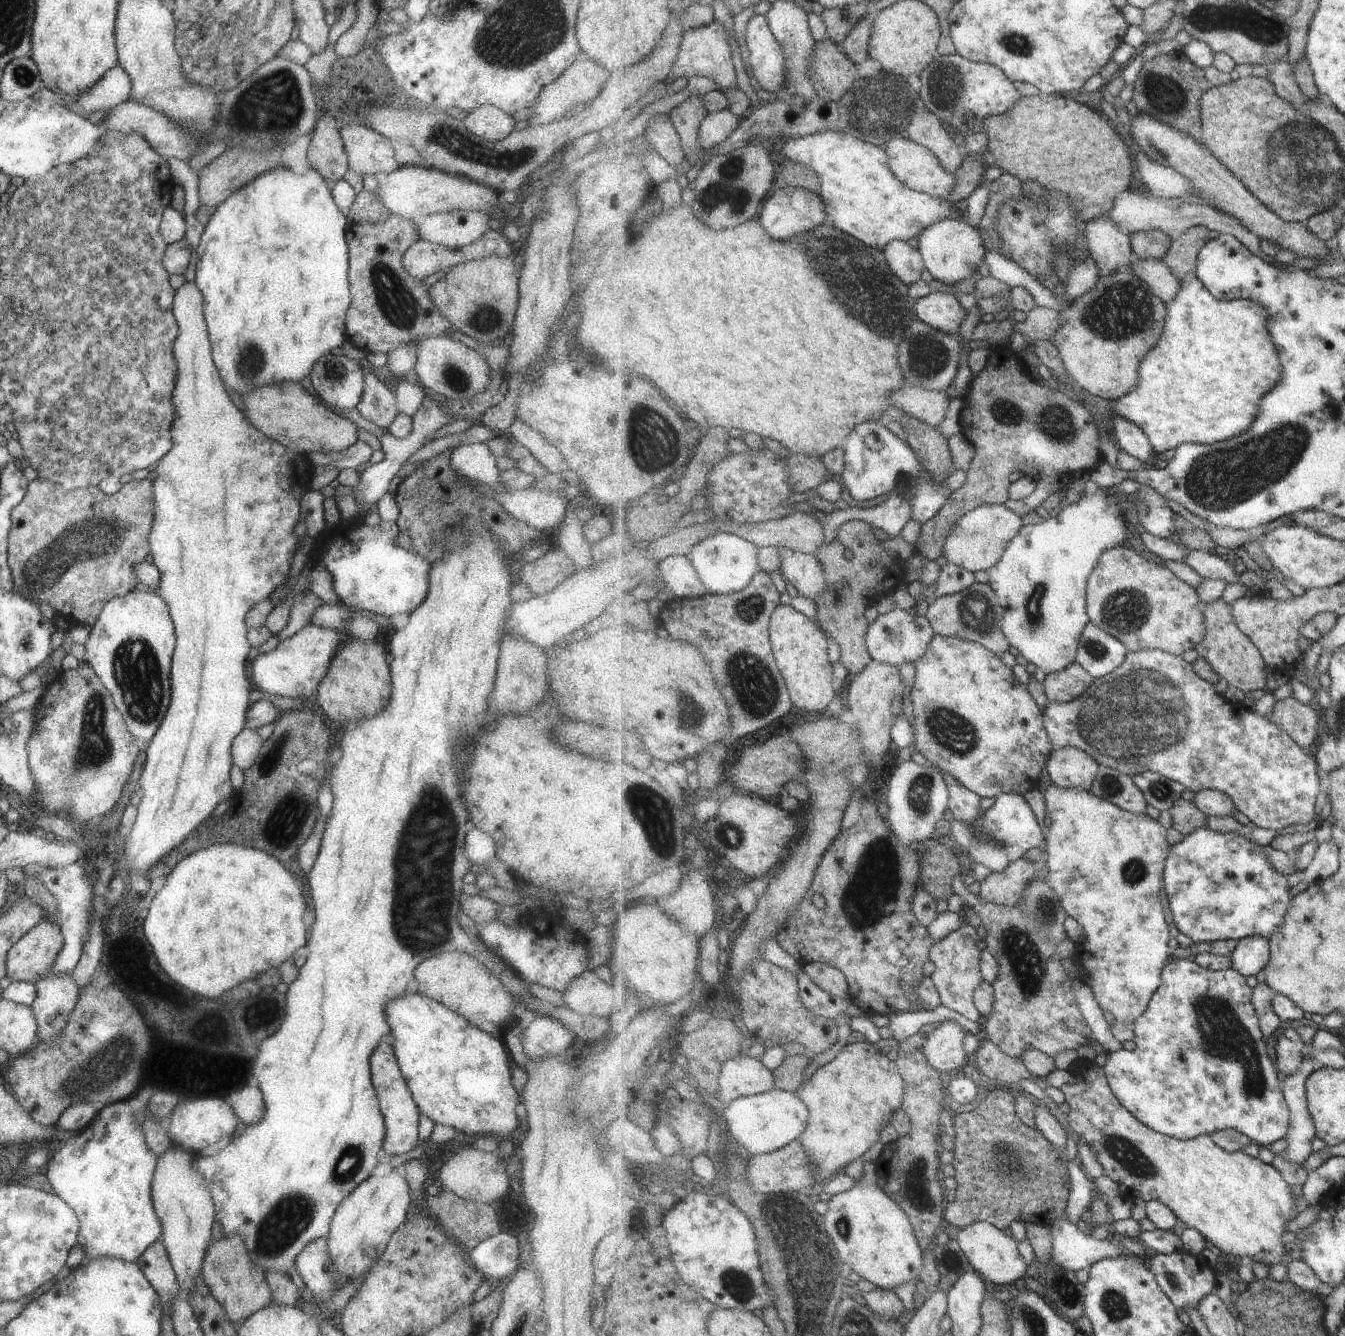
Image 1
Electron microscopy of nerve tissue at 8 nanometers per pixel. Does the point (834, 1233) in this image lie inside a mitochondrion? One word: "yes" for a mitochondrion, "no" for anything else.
yes

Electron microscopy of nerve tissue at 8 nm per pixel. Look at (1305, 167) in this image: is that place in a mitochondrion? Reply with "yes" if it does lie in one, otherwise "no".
yes

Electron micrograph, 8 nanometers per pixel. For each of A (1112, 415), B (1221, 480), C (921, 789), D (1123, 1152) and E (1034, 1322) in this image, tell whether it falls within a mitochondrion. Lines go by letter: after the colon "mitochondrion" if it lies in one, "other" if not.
A: other
B: mitochondrion
C: mitochondrion
D: mitochondrion
E: mitochondrion

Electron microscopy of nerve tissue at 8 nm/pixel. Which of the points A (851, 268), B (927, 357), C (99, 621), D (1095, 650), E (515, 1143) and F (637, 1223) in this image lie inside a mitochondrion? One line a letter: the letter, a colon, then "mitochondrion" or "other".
A: mitochondrion
B: mitochondrion
C: other
D: mitochondrion
E: other
F: other

